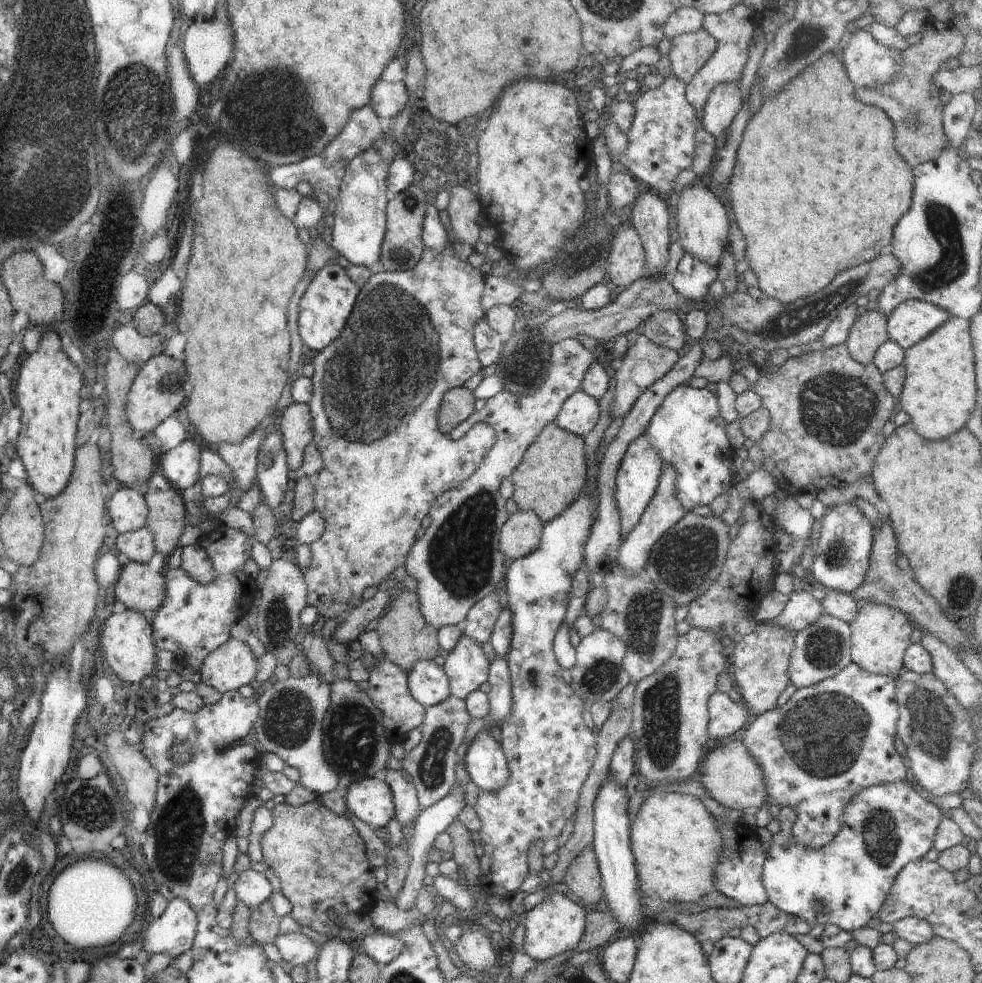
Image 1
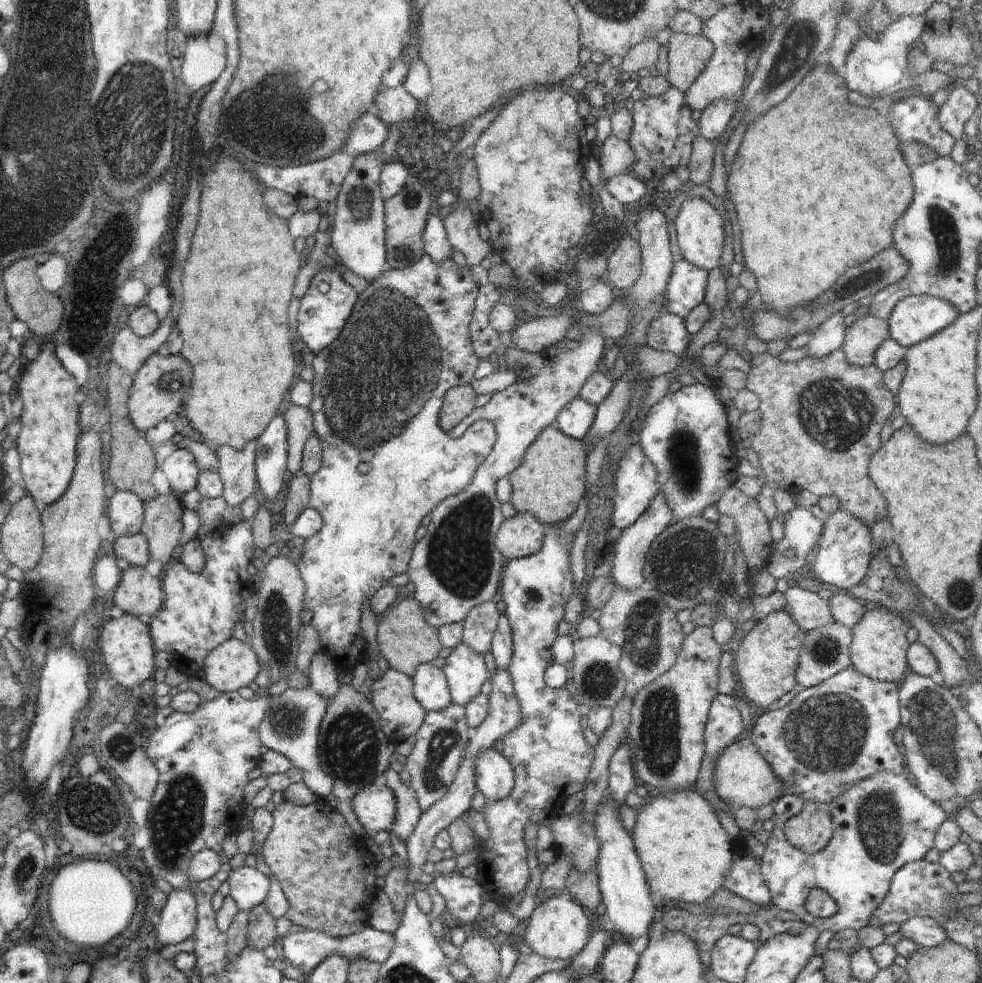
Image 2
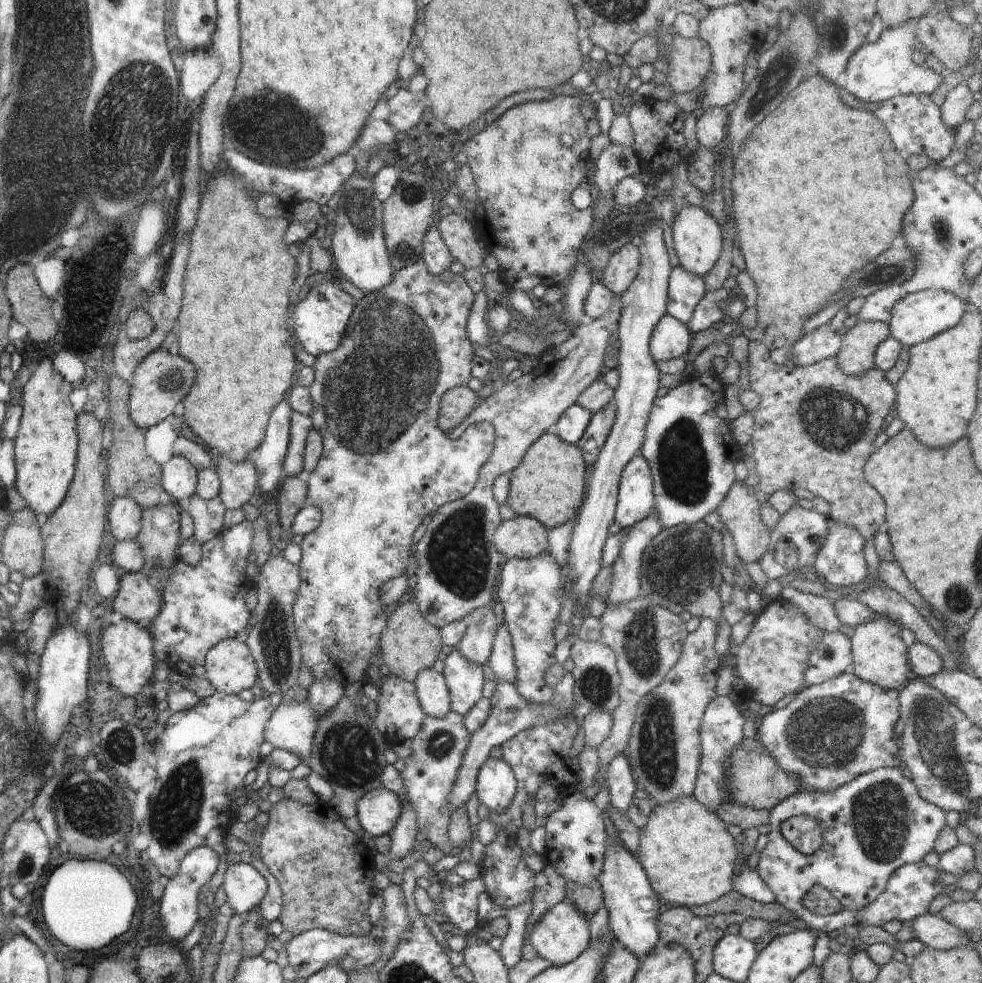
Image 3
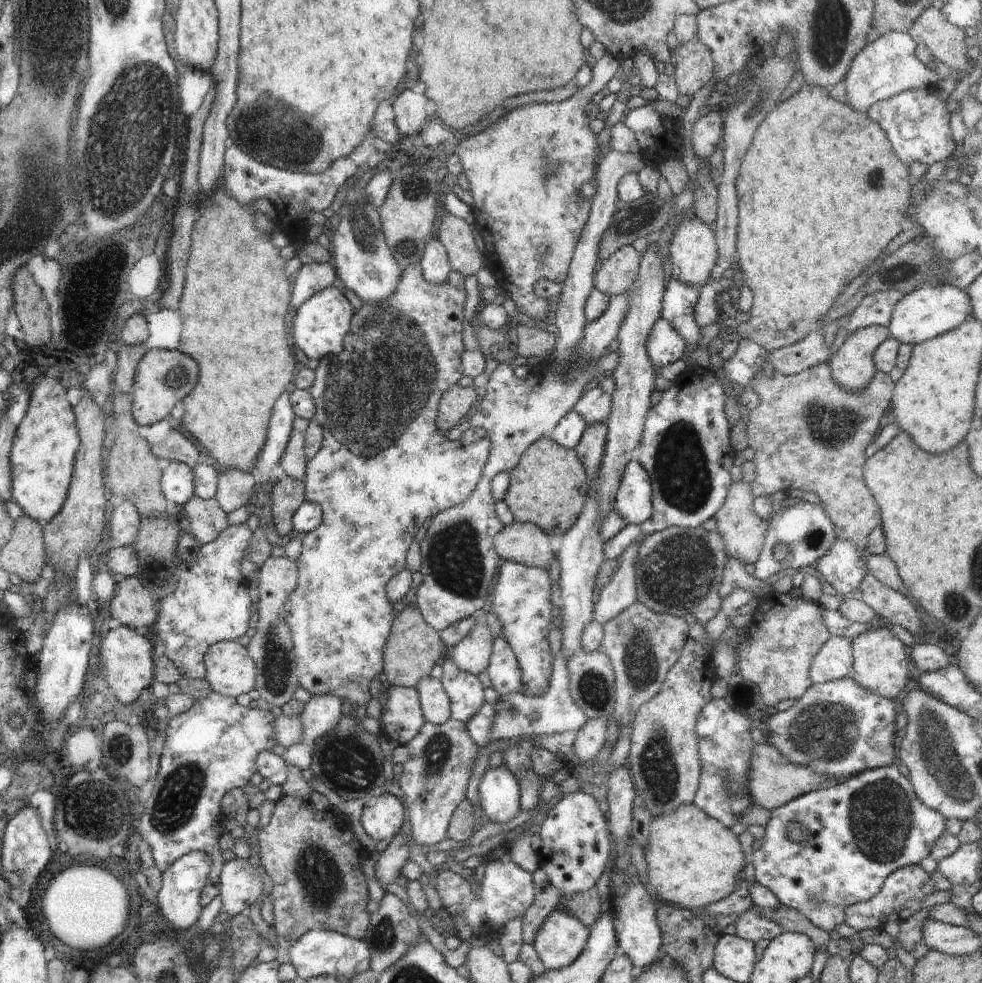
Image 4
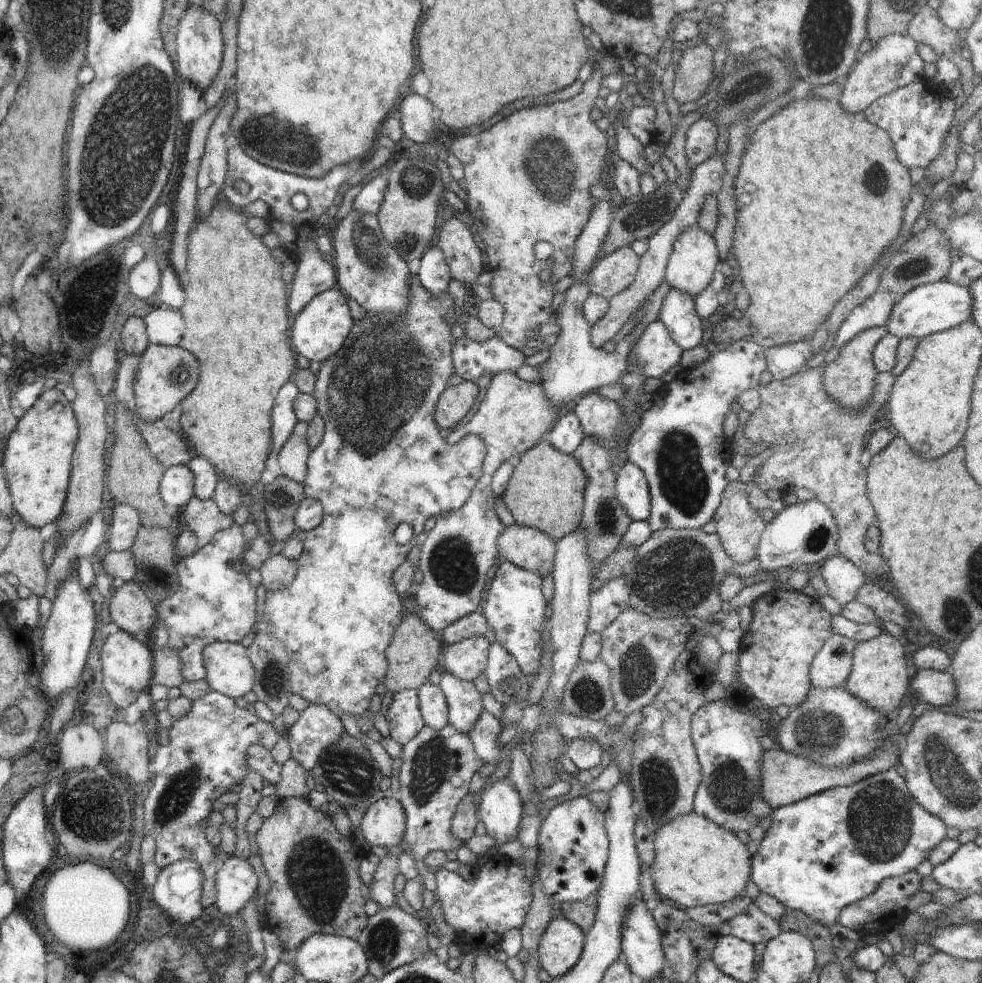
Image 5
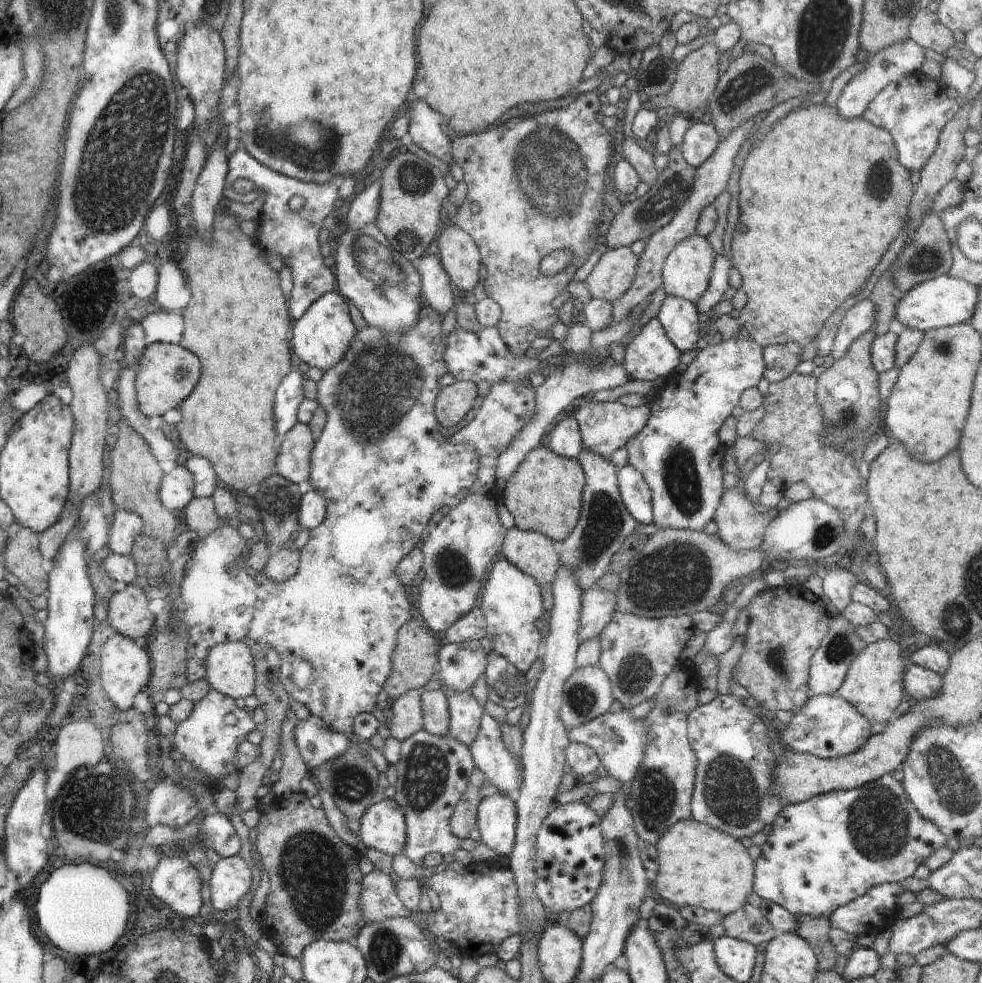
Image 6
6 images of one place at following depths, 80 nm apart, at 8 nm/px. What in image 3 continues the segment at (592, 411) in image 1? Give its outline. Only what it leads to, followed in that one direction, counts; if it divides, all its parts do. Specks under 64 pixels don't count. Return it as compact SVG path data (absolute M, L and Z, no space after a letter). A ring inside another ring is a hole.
M574 403L565 410L558 422L549 428L549 432L556 433L568 444L576 444L582 438L588 424L590 424L592 415L590 411L587 411L587 408L581 407L581 404Z

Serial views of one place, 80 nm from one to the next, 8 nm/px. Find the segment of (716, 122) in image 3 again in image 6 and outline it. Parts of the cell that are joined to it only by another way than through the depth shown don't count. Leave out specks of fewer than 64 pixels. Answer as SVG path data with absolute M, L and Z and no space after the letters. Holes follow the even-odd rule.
M694 118L694 123L688 128L679 146L688 164L698 168L708 160L709 156L719 147L719 134L714 125L704 123Z

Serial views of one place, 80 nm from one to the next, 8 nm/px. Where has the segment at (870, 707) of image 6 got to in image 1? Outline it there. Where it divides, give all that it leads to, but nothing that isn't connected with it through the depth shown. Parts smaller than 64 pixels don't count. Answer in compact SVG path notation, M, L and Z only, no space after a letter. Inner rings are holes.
M865 603L858 609L851 626L851 659L866 672L896 676L903 667L903 658L911 642L914 623L901 610L878 603Z

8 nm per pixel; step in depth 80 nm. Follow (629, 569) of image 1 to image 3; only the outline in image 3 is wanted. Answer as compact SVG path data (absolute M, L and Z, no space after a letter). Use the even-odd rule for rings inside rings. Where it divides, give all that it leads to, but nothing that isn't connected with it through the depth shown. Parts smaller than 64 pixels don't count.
M653 508L639 523L621 529L619 537L621 548L612 565L612 589L606 600L608 605L625 603L644 596L640 580L642 555L649 542L663 528L659 514Z

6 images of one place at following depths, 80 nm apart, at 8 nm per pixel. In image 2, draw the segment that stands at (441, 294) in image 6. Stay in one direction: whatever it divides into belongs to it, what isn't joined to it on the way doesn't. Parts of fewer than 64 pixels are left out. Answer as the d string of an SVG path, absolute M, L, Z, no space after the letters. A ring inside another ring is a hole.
M429 214L423 232L423 249L436 264L451 258L453 246L449 243L442 214Z

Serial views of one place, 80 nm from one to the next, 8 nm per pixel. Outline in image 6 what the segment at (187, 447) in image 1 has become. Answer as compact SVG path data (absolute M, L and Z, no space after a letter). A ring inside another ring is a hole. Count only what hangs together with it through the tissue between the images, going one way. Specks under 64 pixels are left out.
M178 465L171 472L165 473L159 488L159 497L166 508L180 515L195 497L192 473L184 465Z

